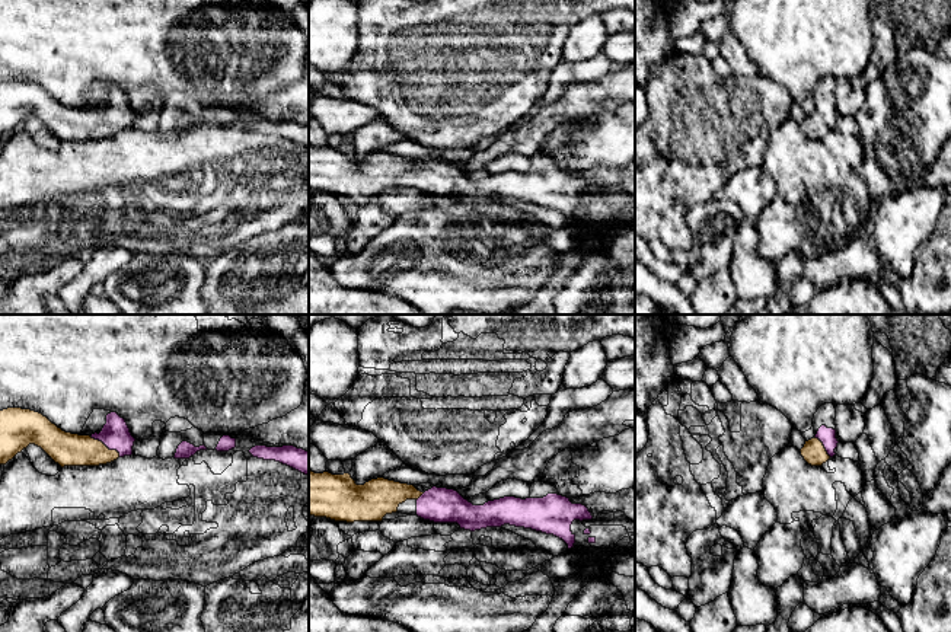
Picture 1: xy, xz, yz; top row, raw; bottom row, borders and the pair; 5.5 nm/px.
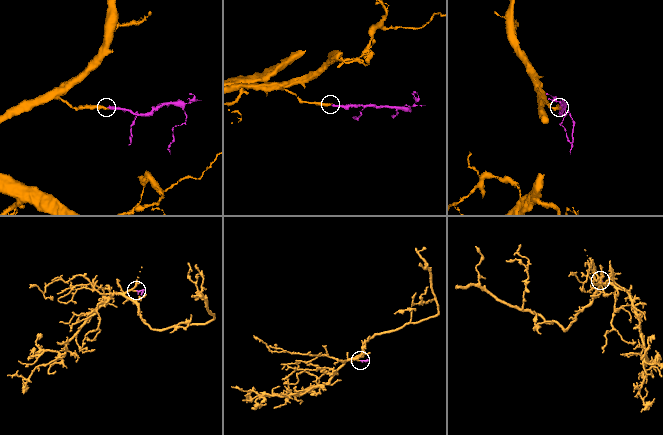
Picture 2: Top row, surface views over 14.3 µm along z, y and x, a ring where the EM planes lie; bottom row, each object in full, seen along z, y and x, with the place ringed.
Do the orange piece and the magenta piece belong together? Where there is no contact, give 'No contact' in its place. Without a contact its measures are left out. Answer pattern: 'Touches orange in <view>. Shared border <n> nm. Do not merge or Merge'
Touches orange in xy. Shared border 200 nm. Merge

